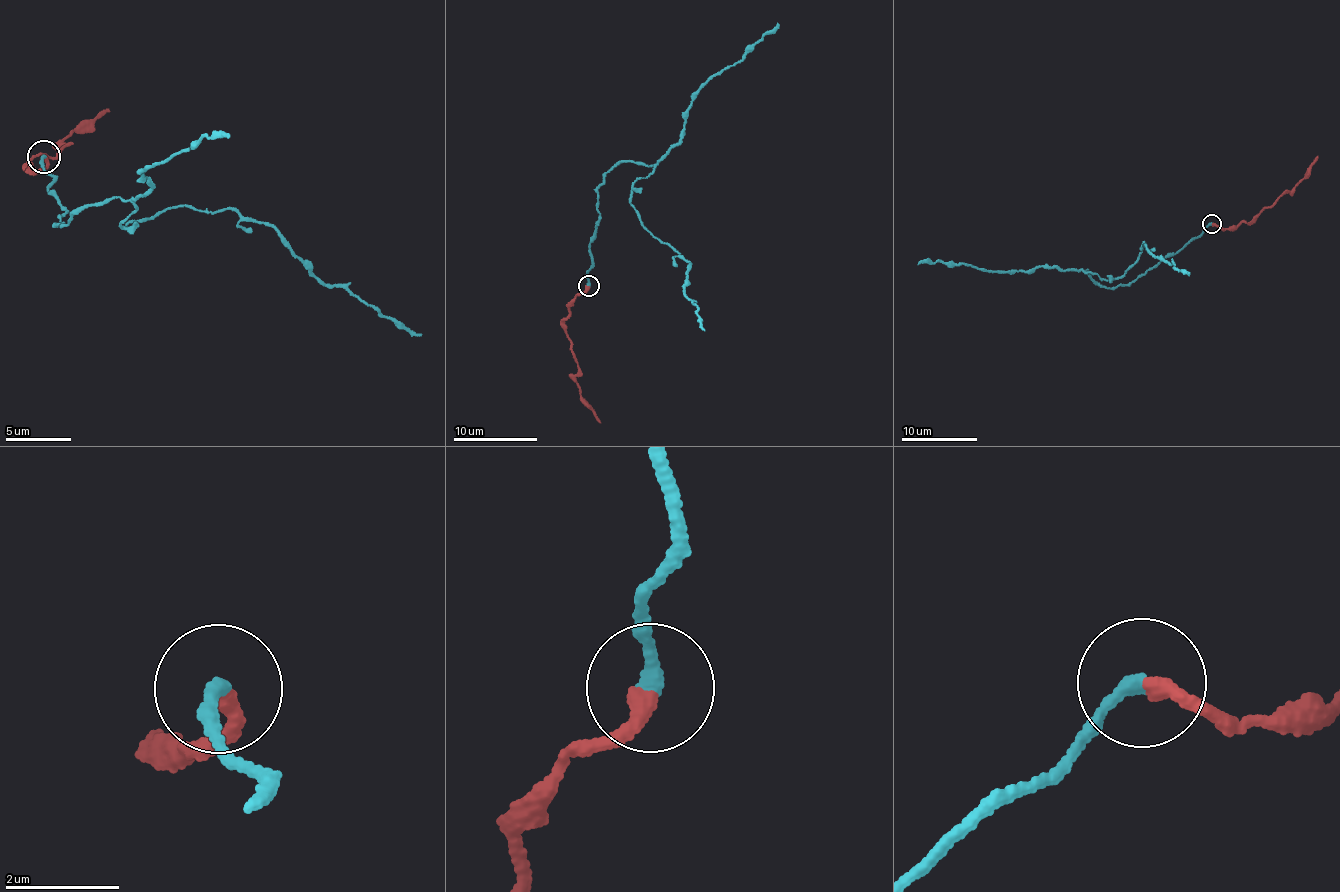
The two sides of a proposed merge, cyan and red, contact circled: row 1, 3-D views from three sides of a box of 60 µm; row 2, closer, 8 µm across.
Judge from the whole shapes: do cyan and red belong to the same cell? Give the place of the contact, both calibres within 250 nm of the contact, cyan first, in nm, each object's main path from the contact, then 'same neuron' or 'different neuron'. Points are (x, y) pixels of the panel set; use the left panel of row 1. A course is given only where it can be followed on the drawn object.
place (43, 157); calibres 260 and 280 nm; course cyan (44, 157), (59, 223), (118, 199), (135, 204), (128, 229), (176, 205), (236, 209), (422, 334); course red (41, 157), (44, 168), (34, 172), (31, 161), (40, 154), (55, 159), (66, 145), (64, 141), (107, 108); different neuron

